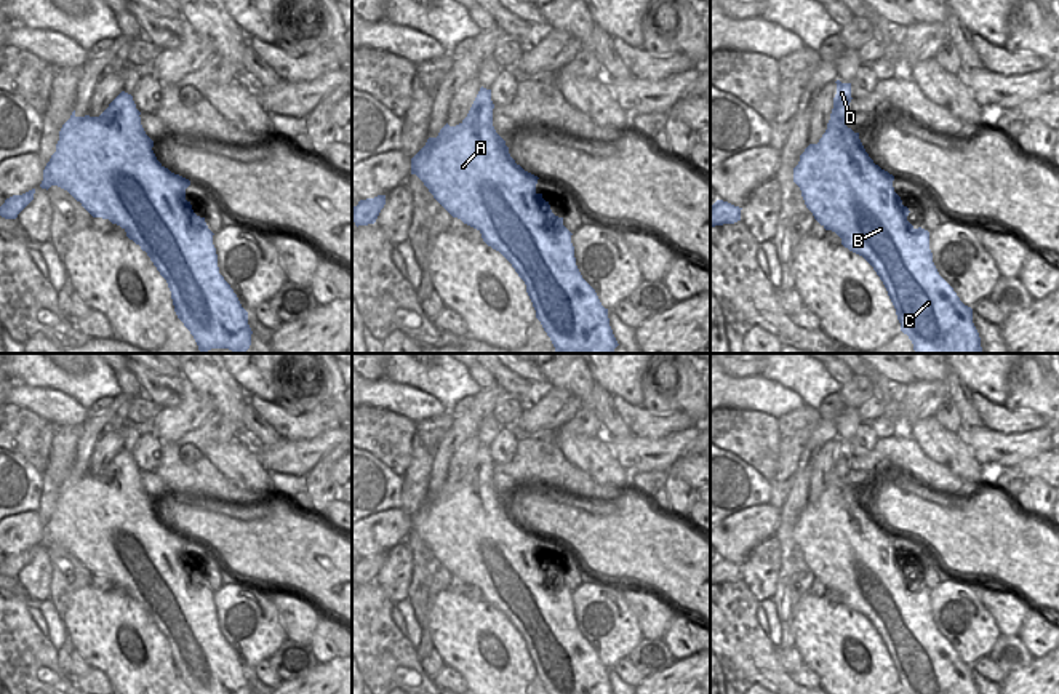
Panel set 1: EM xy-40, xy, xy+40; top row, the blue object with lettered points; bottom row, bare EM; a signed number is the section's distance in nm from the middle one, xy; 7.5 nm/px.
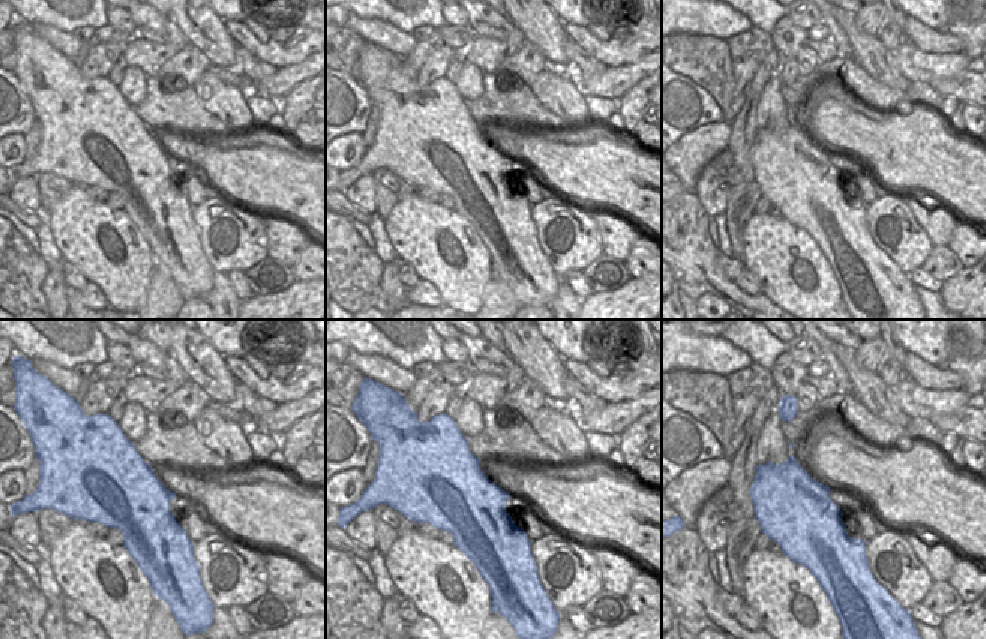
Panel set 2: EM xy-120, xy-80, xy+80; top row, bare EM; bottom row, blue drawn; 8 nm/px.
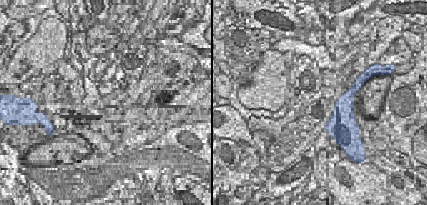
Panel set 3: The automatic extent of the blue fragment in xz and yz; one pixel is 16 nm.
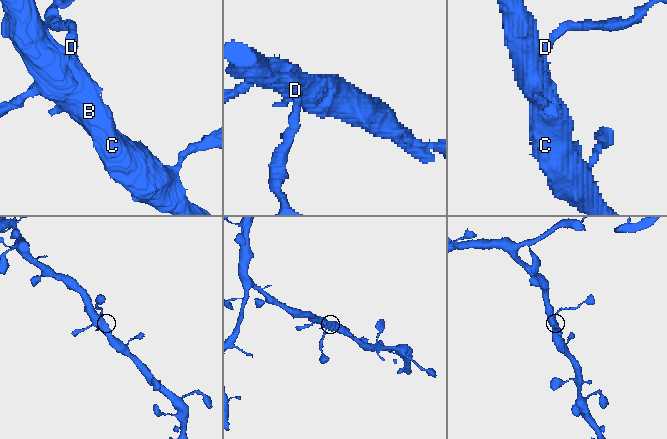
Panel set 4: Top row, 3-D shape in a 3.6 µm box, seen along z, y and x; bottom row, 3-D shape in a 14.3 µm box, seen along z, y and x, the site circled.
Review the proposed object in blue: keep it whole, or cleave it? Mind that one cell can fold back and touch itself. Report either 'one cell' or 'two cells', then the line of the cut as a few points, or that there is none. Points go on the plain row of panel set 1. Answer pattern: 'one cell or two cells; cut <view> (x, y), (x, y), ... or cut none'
one cell; cut none

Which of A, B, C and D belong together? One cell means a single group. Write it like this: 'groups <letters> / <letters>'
groups A B C D

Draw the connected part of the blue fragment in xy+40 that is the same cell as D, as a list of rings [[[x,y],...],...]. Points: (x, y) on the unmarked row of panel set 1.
[[[837,441],[827,488],[793,526],[814,577],[862,614],[883,640],[907,694],[979,694],[973,667],[939,633],[929,590],[915,587],[894,550],[894,534],[865,510],[859,491],[845,483],[851,441]]]

